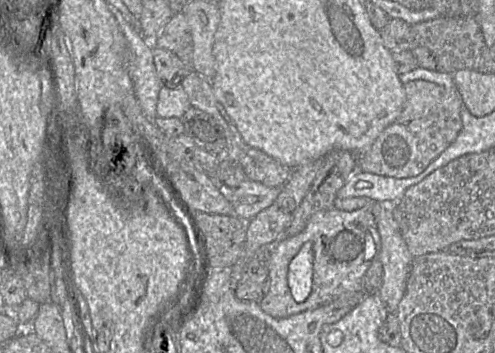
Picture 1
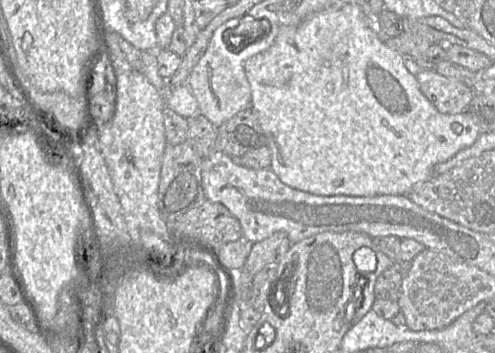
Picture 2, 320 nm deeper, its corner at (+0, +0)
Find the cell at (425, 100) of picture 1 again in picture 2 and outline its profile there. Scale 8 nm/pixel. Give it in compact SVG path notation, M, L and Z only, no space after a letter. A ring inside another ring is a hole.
M421 70L415 78L422 94L442 114L464 112L474 96L472 89L465 84L434 70Z

